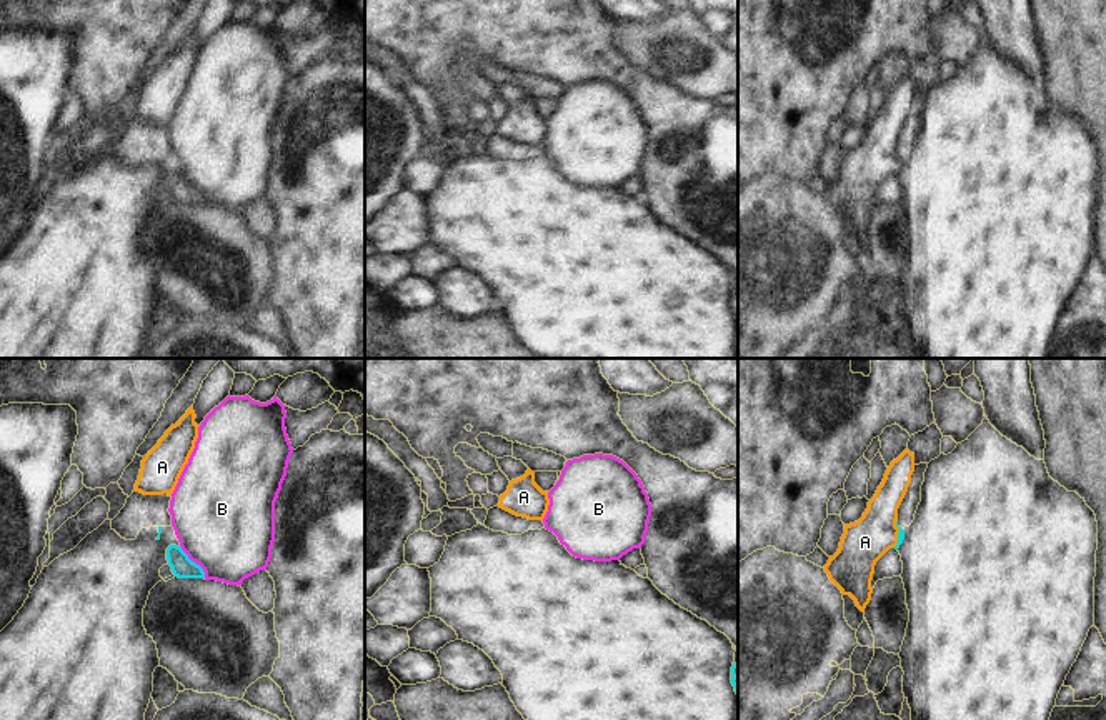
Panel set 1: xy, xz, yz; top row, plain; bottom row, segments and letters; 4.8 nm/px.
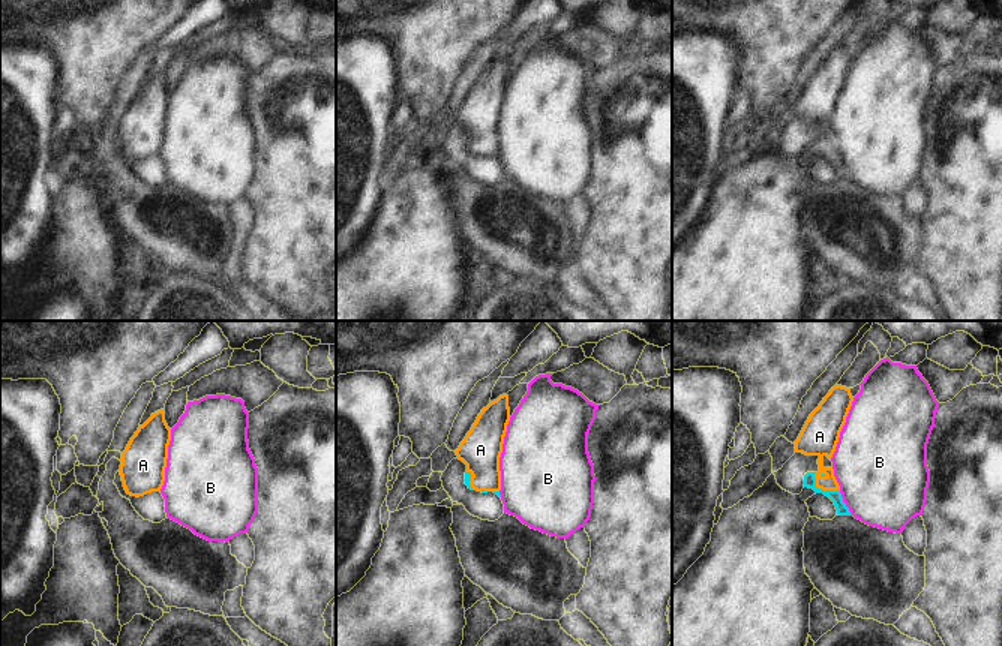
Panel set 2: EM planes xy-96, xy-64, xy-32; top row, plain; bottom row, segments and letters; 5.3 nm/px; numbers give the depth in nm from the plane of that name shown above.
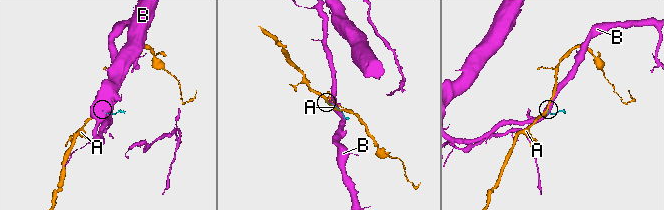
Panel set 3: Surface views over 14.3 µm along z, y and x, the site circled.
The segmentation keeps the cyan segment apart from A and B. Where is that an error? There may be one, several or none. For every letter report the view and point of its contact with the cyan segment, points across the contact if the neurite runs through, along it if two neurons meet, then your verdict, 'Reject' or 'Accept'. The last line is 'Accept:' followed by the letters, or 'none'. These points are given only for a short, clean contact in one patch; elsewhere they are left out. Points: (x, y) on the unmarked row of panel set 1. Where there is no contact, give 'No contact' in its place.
A: Touches cyan at yz (898, 162). Path across: yz (901, 159), (898, 162), (871, 162), (865, 169). Accept
B: Touches cyan at xy (194, 189). Boundary: xy (180, 172), (202, 195), (205, 204). Reject
Accept: A

